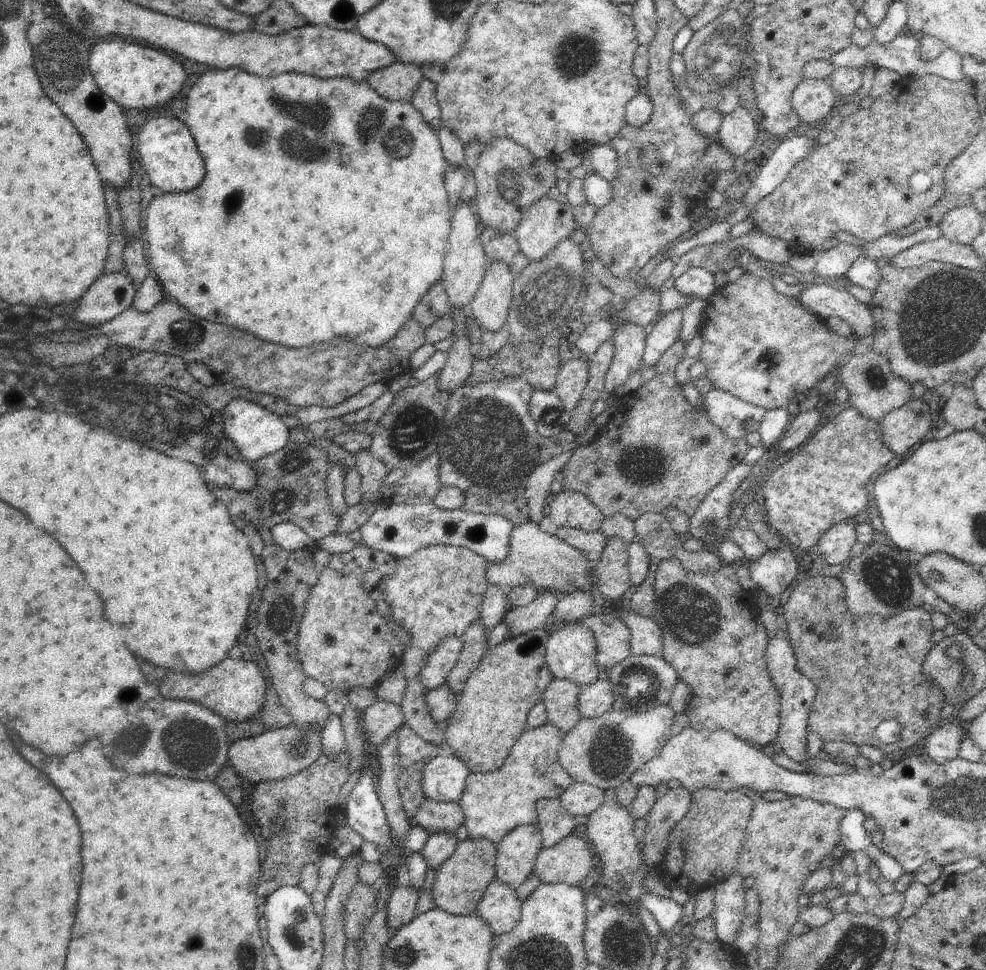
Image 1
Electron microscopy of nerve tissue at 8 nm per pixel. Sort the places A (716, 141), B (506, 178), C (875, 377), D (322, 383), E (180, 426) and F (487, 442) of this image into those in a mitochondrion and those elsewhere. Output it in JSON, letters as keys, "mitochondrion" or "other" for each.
{"A":"other","B":"mitochondrion","C":"mitochondrion","D":"mitochondrion","E":"mitochondrion","F":"mitochondrion"}

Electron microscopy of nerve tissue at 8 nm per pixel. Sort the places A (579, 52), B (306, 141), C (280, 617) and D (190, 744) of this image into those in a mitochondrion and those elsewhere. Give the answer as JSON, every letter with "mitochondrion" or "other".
{"A":"mitochondrion","B":"mitochondrion","C":"mitochondrion","D":"mitochondrion"}

